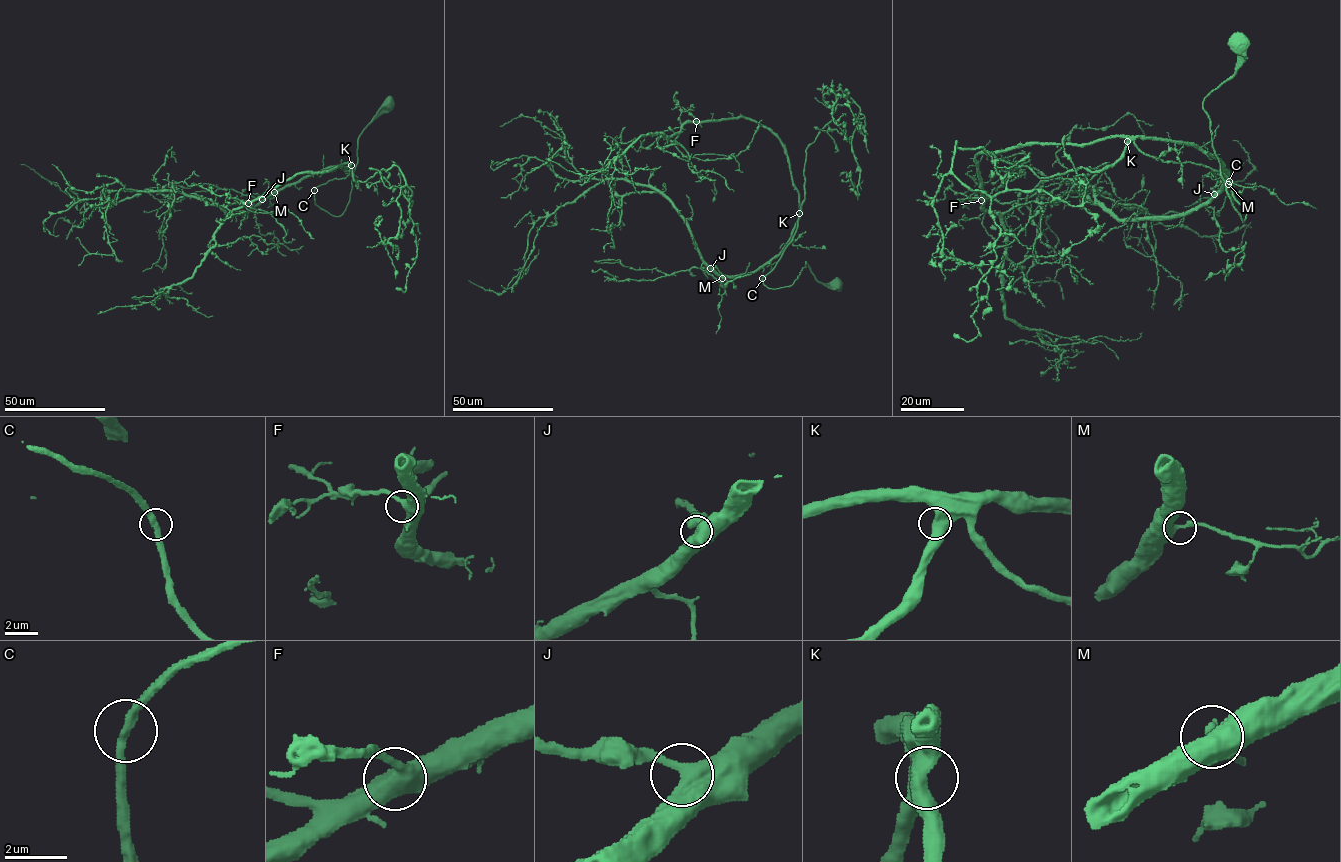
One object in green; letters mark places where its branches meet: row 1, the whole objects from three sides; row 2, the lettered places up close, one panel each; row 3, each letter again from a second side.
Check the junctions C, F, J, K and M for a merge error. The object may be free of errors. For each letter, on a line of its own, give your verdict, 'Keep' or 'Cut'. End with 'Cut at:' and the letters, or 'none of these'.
C: Keep
F: Keep
J: Keep
K: Keep
M: Keep
Cut at: none of these

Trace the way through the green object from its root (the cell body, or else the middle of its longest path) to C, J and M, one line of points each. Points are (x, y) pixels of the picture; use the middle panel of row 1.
C: (837, 284), (836, 280), (820, 283), (806, 261), (805, 267), (788, 286), (769, 289), (762, 278)
J: (837, 284), (820, 283), (806, 261), (791, 285), (763, 283), (798, 218), (785, 247), (754, 271), (710, 268)
M: (837, 284), (820, 283), (806, 261), (791, 285), (763, 283), (798, 218), (778, 254), (753, 271), (722, 278)

